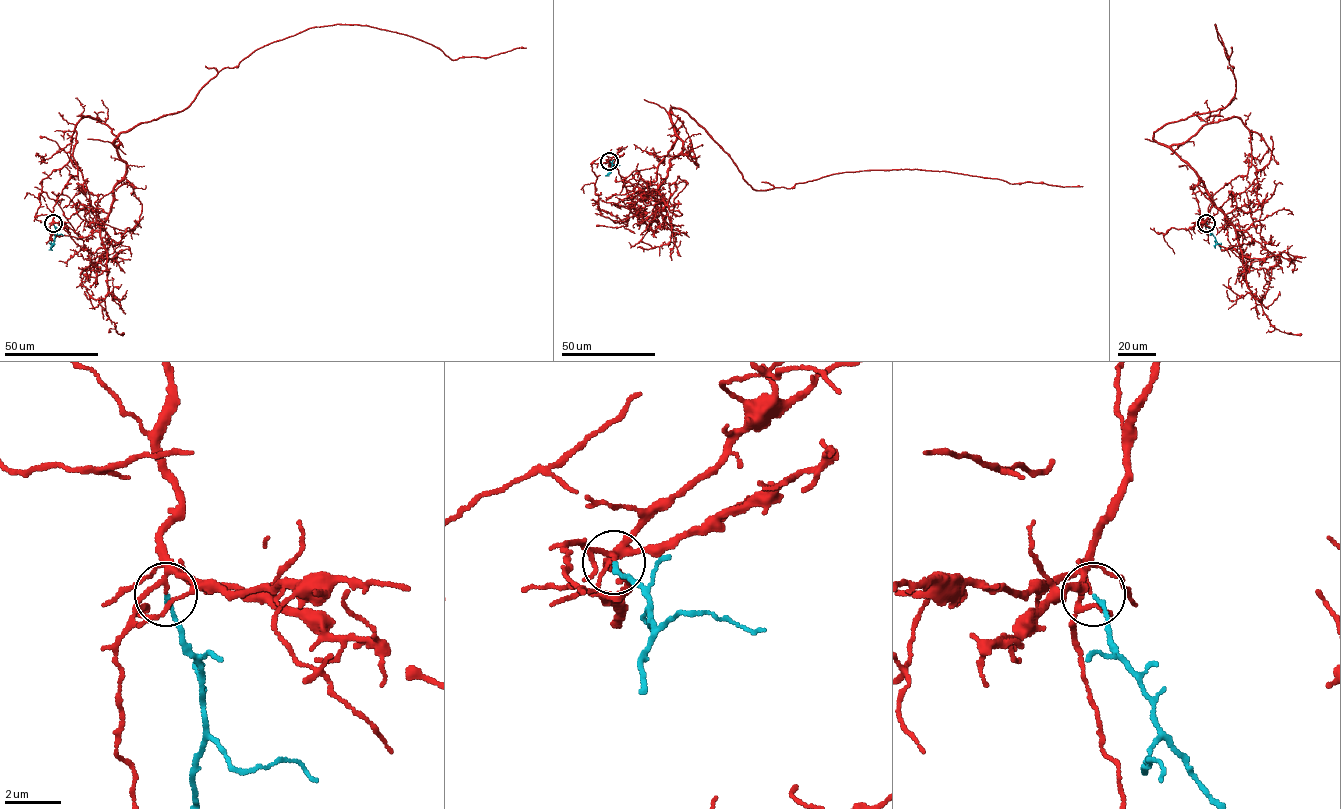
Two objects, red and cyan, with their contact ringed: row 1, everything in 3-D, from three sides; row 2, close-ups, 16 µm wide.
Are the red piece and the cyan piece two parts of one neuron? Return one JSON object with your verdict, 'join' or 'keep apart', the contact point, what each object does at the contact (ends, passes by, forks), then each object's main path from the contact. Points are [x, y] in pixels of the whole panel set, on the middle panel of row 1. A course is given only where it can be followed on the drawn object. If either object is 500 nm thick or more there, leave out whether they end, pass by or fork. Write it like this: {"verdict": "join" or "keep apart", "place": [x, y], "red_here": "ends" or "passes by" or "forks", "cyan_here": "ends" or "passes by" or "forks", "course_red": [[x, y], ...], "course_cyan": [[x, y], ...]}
{"verdict": "join", "place": [609, 161], "red_here": "passes by", "cyan_here": "ends", "course_red": [[609, 160], [633, 206], [678, 135], [677, 108], [755, 190], [920, 169], [1082, 186]], "course_cyan": [[609, 160], [612, 165], [609, 176]]}

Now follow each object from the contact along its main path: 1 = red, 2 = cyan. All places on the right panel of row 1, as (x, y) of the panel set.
1: (1206, 223), (1251, 165), (1248, 128), (1153, 133), (1224, 108), (1215, 24), (1231, 48)
2: (1206, 223), (1221, 250)

